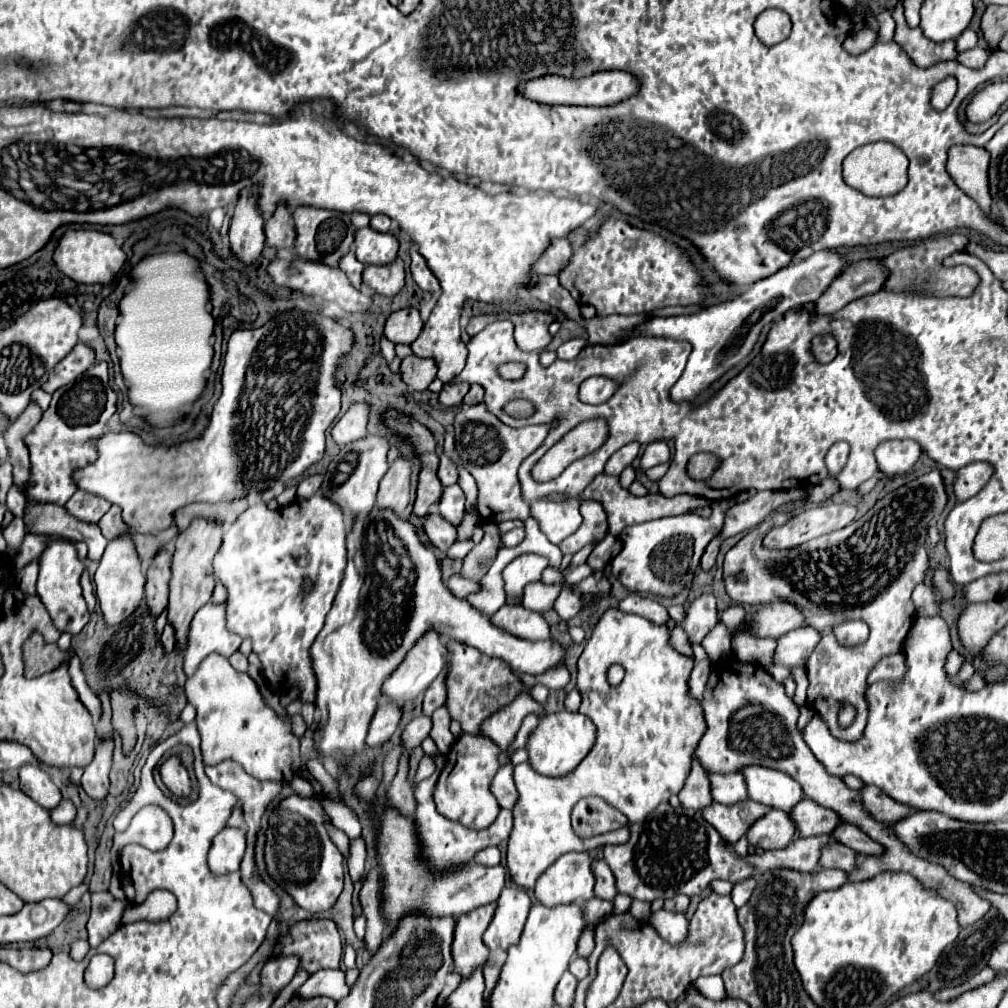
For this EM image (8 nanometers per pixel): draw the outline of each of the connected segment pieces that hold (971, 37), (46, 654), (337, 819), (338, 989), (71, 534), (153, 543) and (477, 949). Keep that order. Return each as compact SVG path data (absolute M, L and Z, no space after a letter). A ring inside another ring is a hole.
M964 29L962 37L956 41L956 47L958 47L958 51L962 53L962 51L966 51L966 49L976 47L976 43L978 43L978 35L976 35L976 31L972 31L972 29Z
M32 633L28 641L24 643L24 665L26 665L26 677L34 679L42 673L50 673L56 667L70 663L74 657L74 649L60 651L58 645L50 645L40 637L38 633Z
M320 799L324 809L330 813L332 825L342 829L350 839L356 839L361 836L362 827L354 811L350 811L346 805L340 801L330 801L330 799Z
M320 969L316 971L302 987L298 987L294 991L294 995L302 1001L308 1001L312 997L318 995L326 995L332 997L334 1001L344 999L350 993L350 987L344 981L344 971L336 971L336 969Z
M28 501L24 509L24 523L26 533L32 535L58 535L70 541L84 541L90 549L88 559L100 559L108 543L98 525L80 521L72 517L64 507L52 503Z
M172 525L170 529L166 529L164 533L158 533L158 535L142 535L142 533L134 533L134 541L136 541L136 547L138 547L138 553L142 559L150 559L156 555L156 551L162 547L162 545L168 545L174 537L176 537L178 529Z
M494 903L476 907L472 913L460 915L454 927L454 941L452 941L452 959L454 959L454 973L462 979L470 977L478 967L482 967L488 957L490 949L484 945L482 935L492 921Z

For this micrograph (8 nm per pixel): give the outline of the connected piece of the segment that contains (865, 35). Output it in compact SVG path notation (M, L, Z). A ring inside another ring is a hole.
M864 25L860 31L852 33L846 41L844 41L844 49L850 55L860 55L864 51L868 51L872 45L878 43L878 33L874 29L870 29L868 25Z

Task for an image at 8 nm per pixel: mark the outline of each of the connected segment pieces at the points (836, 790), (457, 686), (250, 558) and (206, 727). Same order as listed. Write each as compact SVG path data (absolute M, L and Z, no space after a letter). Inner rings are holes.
M732 658L730 661L720 661L714 665L702 701L706 733L698 743L696 755L700 757L700 763L712 773L712 797L716 797L716 801L724 805L746 801L748 799L746 781L744 775L736 771L748 765L784 771L802 785L808 799L820 805L828 805L830 809L836 809L836 813L840 813L844 821L858 825L866 835L870 835L874 841L880 841L886 847L886 853L882 857L866 857L864 865L860 865L860 873L850 873L848 881L870 879L880 871L906 871L914 875L924 887L934 887L944 899L952 899L952 903L958 909L958 923L962 927L968 927L976 923L980 917L984 917L984 913L988 913L990 909L990 901L982 899L972 885L954 879L942 865L924 861L910 853L896 837L892 825L876 821L868 813L868 809L862 805L862 797L858 791L848 789L840 777L828 775L820 761L812 757L812 751L808 749L808 745L802 739L802 733L796 727L798 705L784 693L784 687L776 683L765 668L735 660Z
M450 641L448 649L452 651L452 661L450 661L450 671L448 671L446 707L450 711L450 717L460 721L462 731L470 735L480 735L484 719L488 719L502 707L510 705L522 691L530 693L530 687L524 685L520 677L508 665L504 665L504 661L484 657L484 653L460 641Z
M316 493L312 497L296 497L290 505L280 507L276 511L268 509L264 503L256 503L248 507L226 531L222 539L222 547L214 557L214 573L226 585L228 599L228 629L238 633L242 639L250 637L254 653L258 653L264 669L266 681L286 691L290 687L300 685L302 695L300 701L312 703L316 697L316 677L312 671L310 647L320 629L324 627L324 619L332 607L332 601L338 593L344 565L346 565L346 525L342 509L330 501L328 497ZM312 579L314 589L310 593L302 593L300 585Z
M212 653L210 657L206 657L200 663L198 671L186 681L186 695L188 695L188 701L198 711L196 723L202 737L202 753L204 753L206 765L216 765L220 761L232 759L232 761L240 761L240 765L244 765L244 769L248 769L248 773L252 773L252 777L260 781L284 781L286 785L294 775L302 773L302 761L298 753L300 739L292 733L290 715L280 717L272 707L268 707L266 701L262 699L258 685L254 687L254 681L248 677L248 673L238 673L228 663L226 657L218 653Z

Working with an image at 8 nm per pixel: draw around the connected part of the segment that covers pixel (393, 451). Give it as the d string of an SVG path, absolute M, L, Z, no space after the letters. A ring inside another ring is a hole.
M397 446L390 448L388 464L392 465L388 473L382 477L378 489L378 507L390 507L396 509L396 513L402 513L402 509L410 503L410 475L412 475L412 465L404 457L396 459L399 450Z

